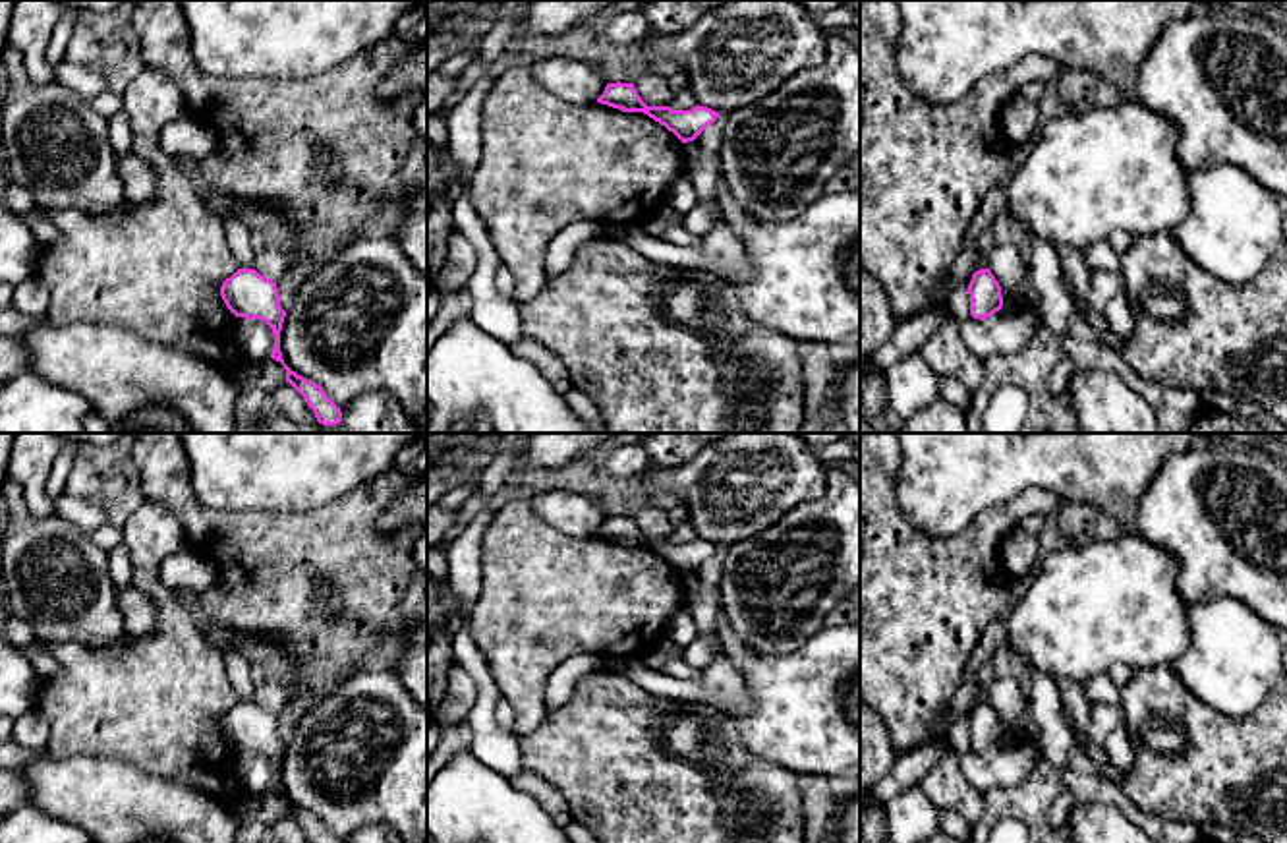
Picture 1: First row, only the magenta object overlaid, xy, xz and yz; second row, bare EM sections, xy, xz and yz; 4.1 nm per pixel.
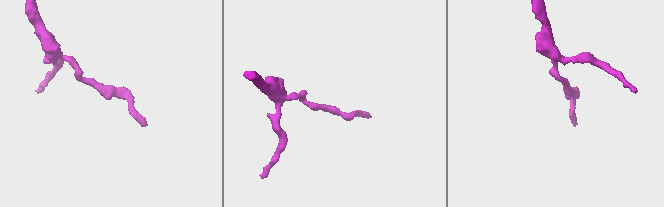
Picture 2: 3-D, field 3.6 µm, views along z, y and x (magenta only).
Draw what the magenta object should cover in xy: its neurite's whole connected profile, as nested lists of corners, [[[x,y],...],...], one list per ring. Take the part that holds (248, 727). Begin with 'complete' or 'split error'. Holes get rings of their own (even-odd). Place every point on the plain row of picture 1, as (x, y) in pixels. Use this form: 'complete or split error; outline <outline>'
complete; outline [[[238,702],[230,712],[222,715],[220,729],[236,750],[259,752],[272,762],[274,781],[271,791],[284,799],[286,816],[290,816],[305,831],[311,843],[340,843],[325,828],[321,818],[303,812],[284,797],[280,785],[280,764],[286,744],[278,737],[276,715],[265,712],[255,702]]]

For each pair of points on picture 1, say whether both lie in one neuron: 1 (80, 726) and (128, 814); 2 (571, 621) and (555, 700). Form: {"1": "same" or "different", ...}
{"1": "different", "2": "different"}

